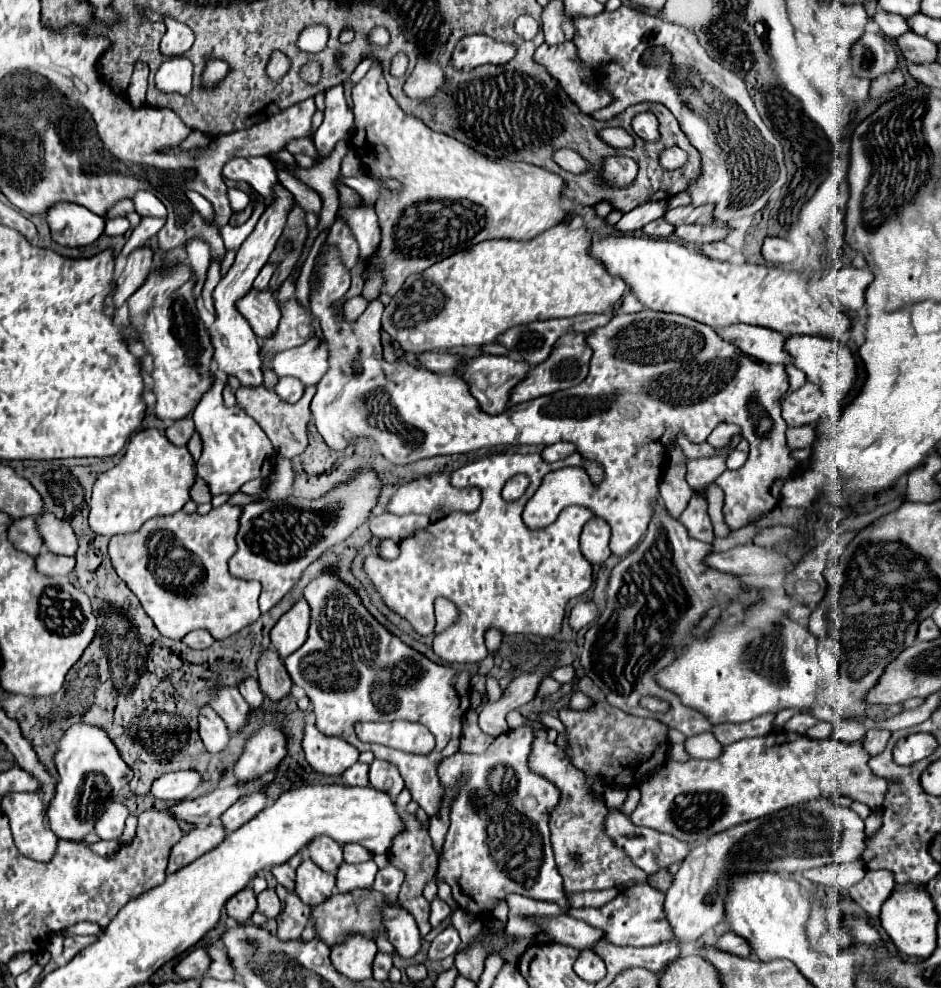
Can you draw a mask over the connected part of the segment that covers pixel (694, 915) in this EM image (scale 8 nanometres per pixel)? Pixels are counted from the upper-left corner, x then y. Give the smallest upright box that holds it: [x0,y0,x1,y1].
[663,798,865,944]

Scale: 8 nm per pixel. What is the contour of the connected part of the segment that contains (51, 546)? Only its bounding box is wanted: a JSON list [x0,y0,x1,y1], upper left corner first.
[37,512,77,556]

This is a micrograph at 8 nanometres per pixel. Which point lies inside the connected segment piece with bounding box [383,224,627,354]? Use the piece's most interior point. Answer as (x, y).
(468, 299)

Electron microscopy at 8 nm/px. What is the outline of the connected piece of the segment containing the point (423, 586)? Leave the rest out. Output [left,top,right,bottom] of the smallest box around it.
[365,452,603,662]

